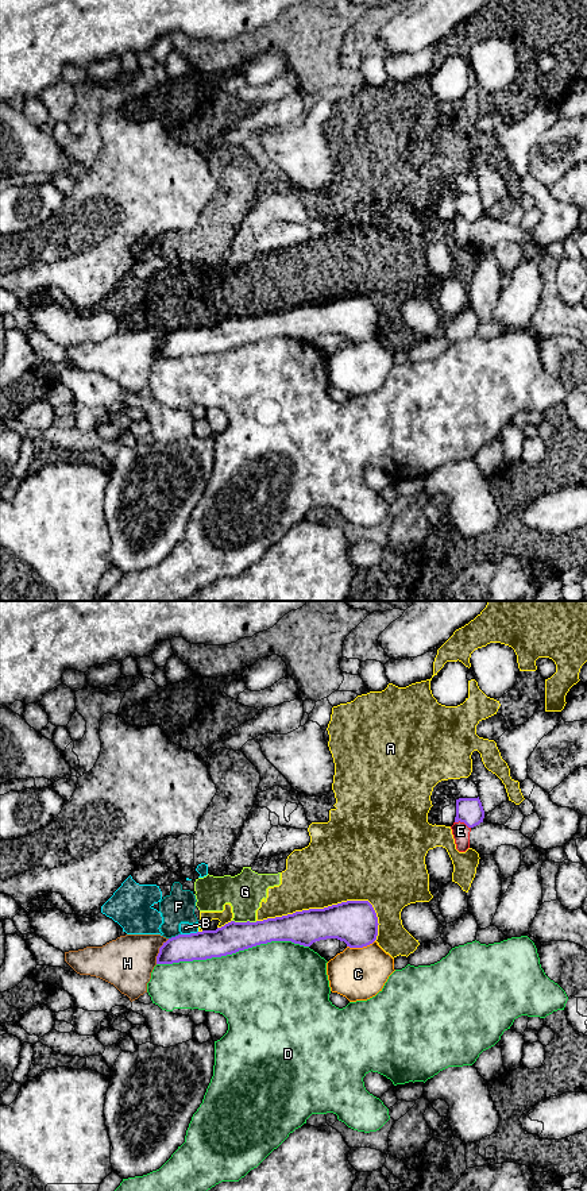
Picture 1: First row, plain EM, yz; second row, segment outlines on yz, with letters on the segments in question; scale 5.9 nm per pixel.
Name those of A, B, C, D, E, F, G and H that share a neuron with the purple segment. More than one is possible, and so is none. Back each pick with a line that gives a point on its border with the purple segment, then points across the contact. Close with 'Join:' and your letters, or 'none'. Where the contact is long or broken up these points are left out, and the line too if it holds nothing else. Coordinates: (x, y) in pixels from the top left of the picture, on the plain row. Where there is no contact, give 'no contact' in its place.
Join: none

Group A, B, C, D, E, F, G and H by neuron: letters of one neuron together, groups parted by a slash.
A F G / B / C / D / E / H

